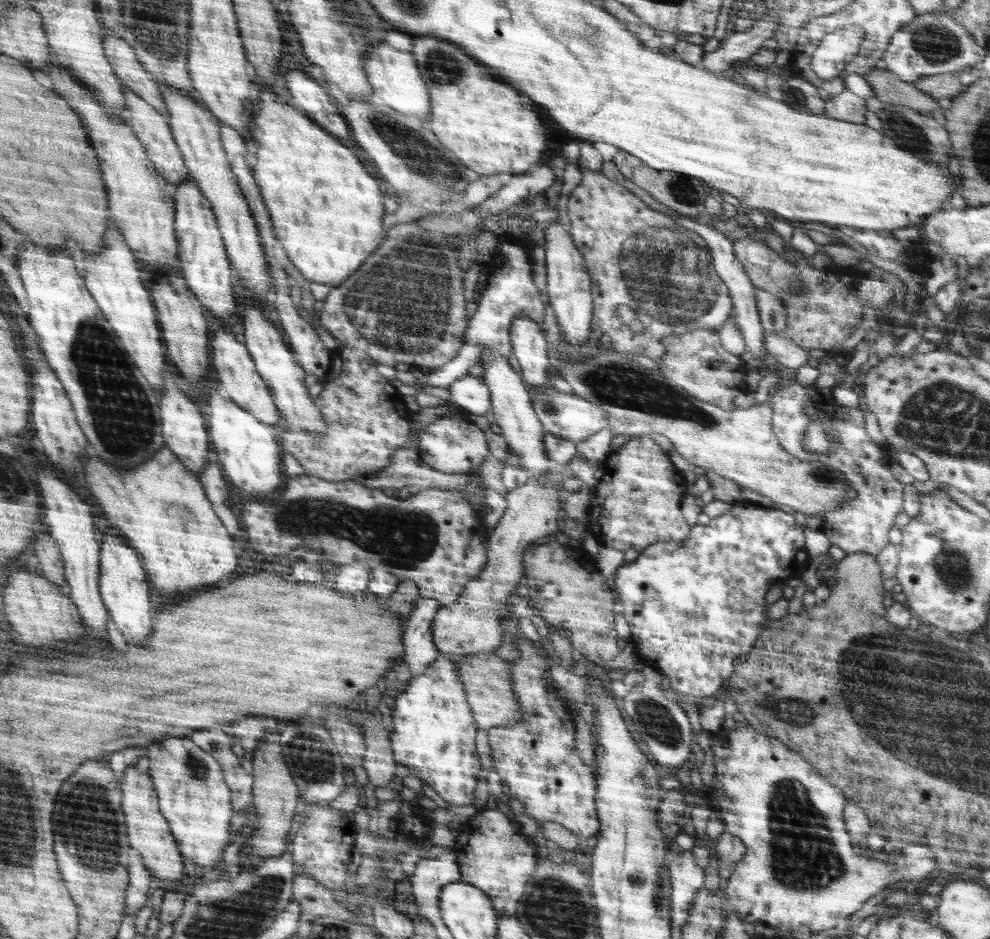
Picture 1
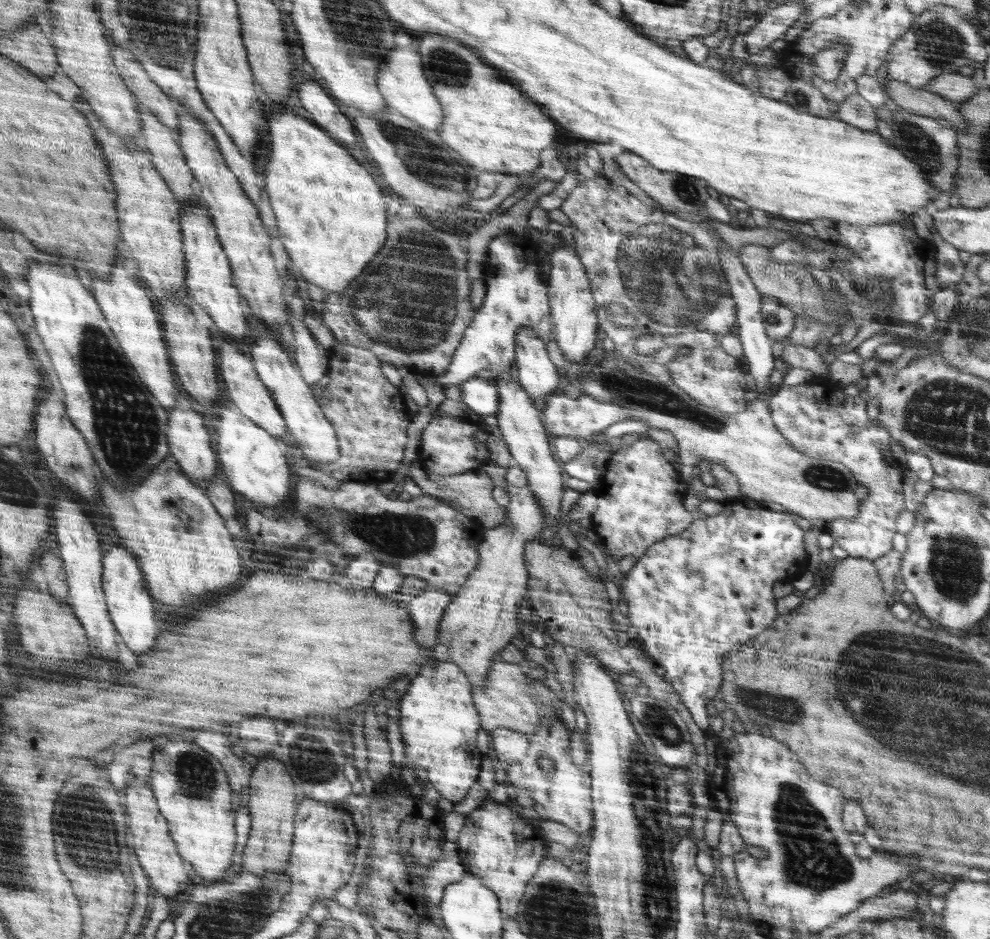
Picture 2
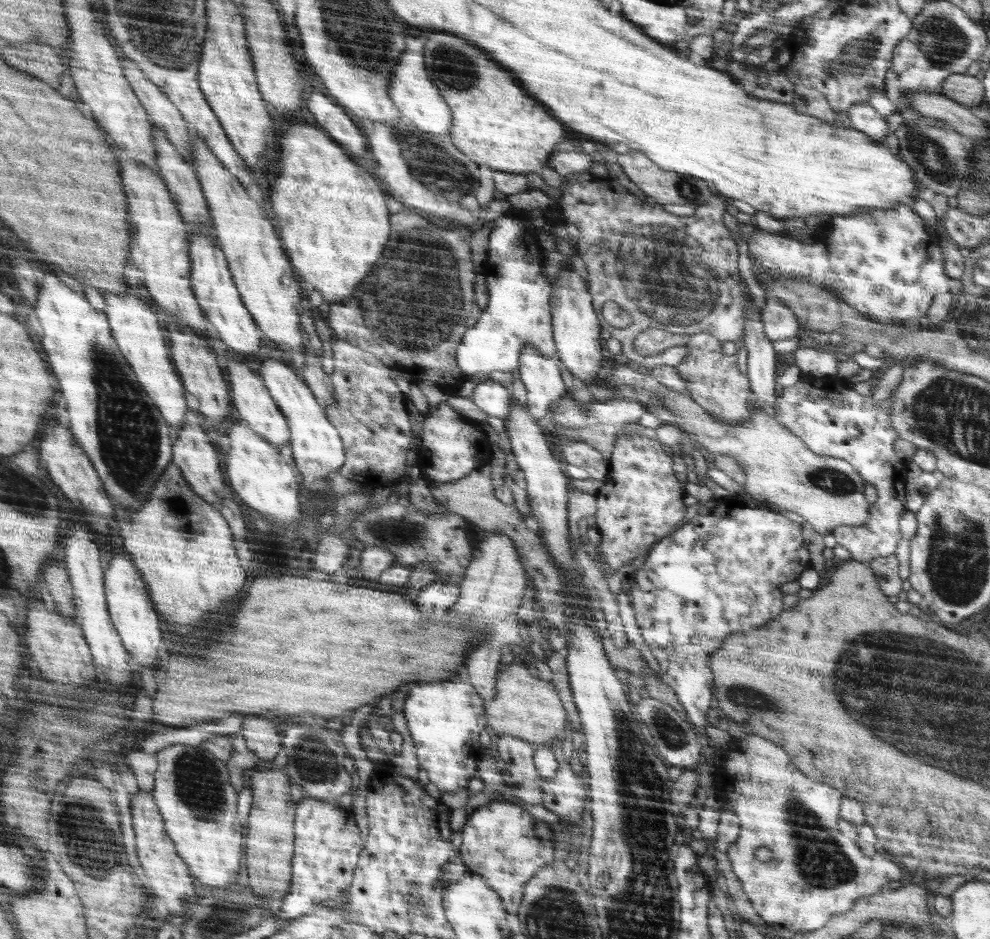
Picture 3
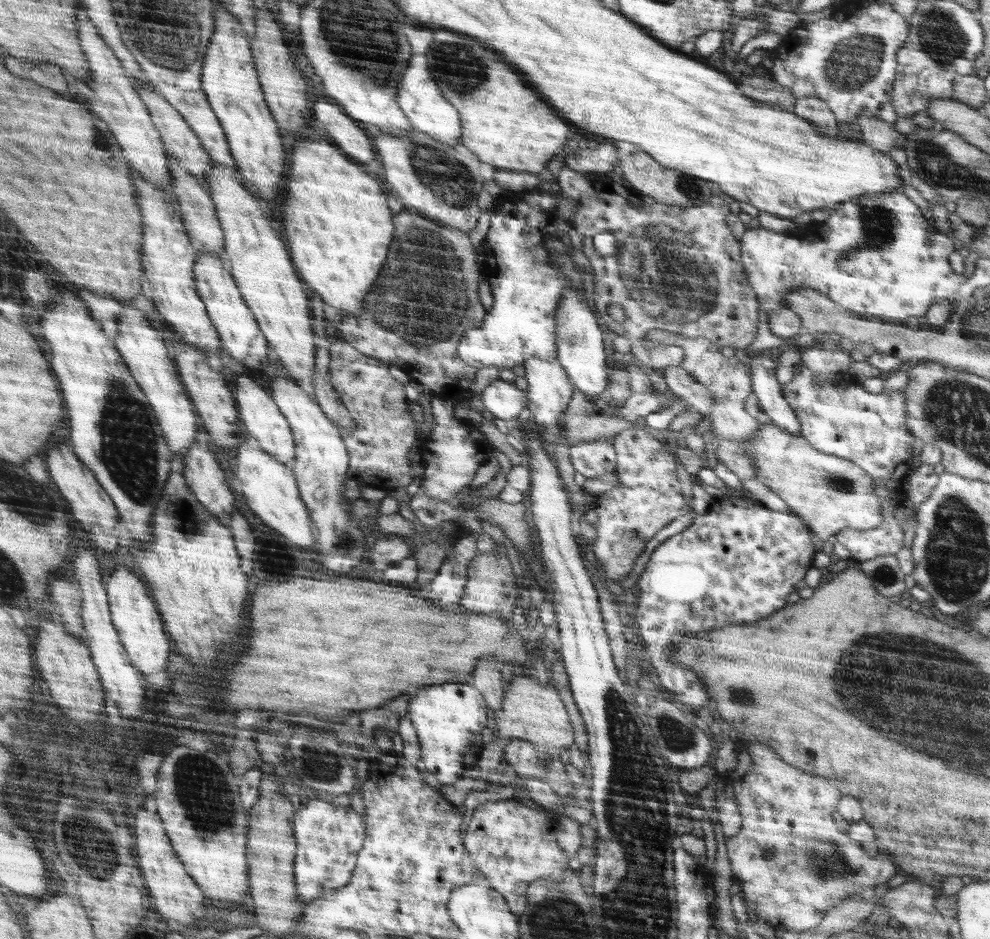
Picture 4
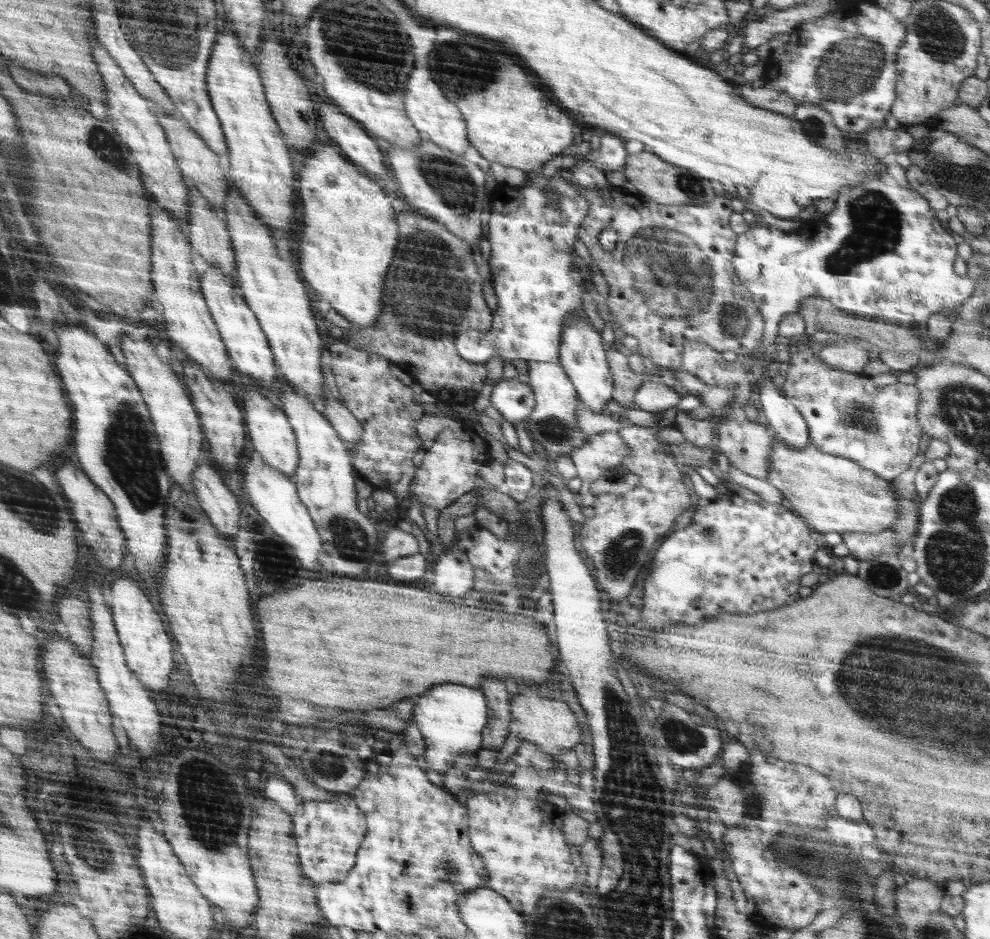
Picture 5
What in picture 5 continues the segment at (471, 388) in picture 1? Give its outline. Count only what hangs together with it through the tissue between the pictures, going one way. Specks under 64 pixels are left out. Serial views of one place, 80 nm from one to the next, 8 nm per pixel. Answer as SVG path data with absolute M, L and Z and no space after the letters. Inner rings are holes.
M517 378L498 381L490 394L490 402L504 420L512 424L524 420L527 422L536 406L532 387Z

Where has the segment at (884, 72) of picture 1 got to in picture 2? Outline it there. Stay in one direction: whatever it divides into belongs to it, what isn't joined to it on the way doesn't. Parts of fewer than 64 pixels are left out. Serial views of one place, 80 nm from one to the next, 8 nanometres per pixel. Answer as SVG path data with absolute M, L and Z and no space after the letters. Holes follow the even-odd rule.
M884 79L884 90L886 96L902 109L923 117L947 119L954 127L967 127L967 122L959 113L956 103L934 92L890 79Z

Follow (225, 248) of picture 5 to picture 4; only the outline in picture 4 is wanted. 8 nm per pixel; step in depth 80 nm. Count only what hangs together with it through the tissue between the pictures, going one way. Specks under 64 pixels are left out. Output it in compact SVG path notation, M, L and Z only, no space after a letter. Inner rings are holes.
M169 157L168 159L171 174L173 175L173 181L171 182L173 187L171 190L173 190L173 196L175 196L176 207L184 219L189 238L196 252L212 251L216 254L224 254L225 233L221 229L220 219L217 216L213 199L210 198L206 188L193 177L192 173L189 173L186 167L183 167L174 157Z

